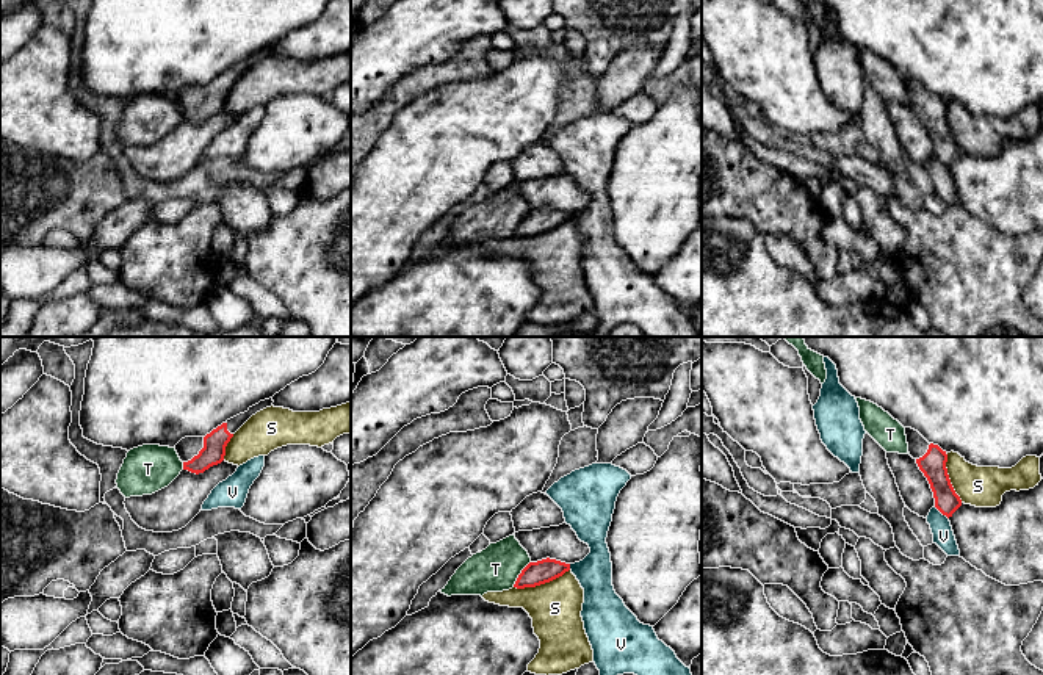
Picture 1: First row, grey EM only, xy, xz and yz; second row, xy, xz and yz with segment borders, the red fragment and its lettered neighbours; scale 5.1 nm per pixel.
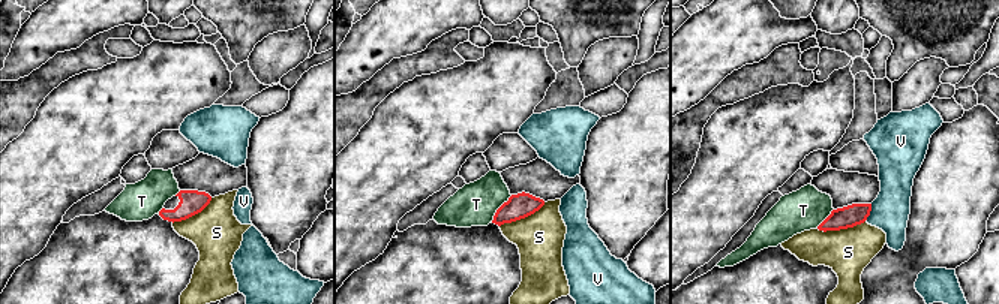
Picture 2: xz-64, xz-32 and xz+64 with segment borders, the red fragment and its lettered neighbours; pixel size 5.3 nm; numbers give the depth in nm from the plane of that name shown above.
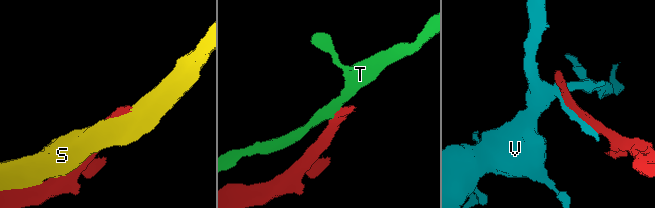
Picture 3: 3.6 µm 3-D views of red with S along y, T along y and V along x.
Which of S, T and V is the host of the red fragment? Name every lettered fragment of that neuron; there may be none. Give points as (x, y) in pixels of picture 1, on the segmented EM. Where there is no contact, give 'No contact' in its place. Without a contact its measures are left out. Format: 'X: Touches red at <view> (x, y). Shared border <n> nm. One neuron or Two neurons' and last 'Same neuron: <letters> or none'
S: Touches red at xz (541, 583). Shared border 300 nm. Two neurons
T: Touches red at xz (520, 573). Shared border 160 nm. Two neurons
V: Touches red at yz (941, 512). Shared border 100 nm. Two neurons
Same neuron: none

